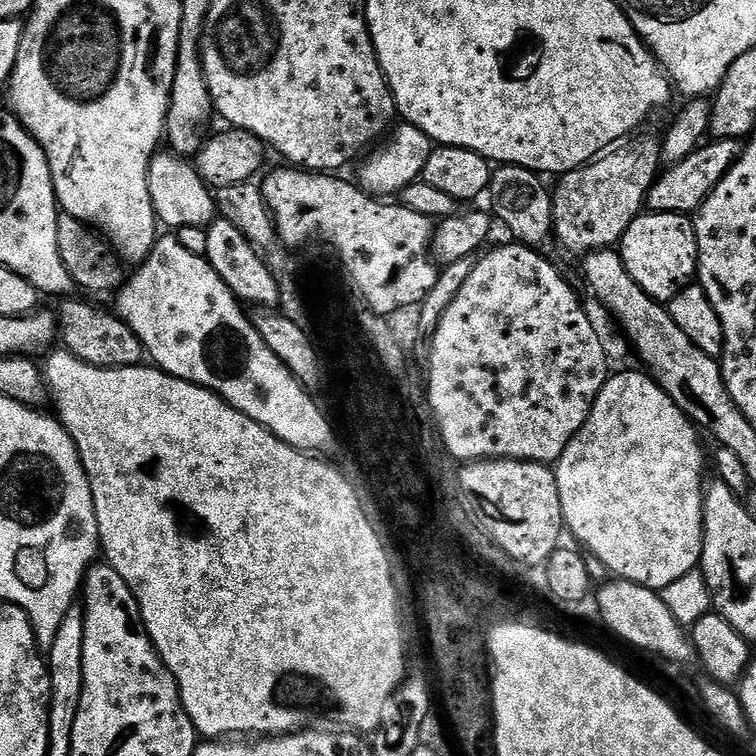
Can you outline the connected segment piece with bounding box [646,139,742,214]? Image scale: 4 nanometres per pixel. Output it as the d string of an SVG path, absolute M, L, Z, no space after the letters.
M713 139L711 143L694 149L689 156L682 158L682 162L665 167L657 175L651 190L648 191L647 211L662 214L699 212L704 199L714 190L714 186L718 186L718 182L722 182L722 178L732 169L742 151L740 140Z

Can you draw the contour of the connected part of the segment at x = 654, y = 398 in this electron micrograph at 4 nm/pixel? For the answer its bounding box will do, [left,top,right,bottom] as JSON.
[554,372,704,590]

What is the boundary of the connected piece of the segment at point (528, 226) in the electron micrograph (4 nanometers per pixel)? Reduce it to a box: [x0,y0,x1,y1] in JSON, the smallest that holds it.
[490,164,558,258]

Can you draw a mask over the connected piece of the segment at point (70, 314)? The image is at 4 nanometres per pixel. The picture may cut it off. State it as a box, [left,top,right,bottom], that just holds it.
[58,298,145,368]

